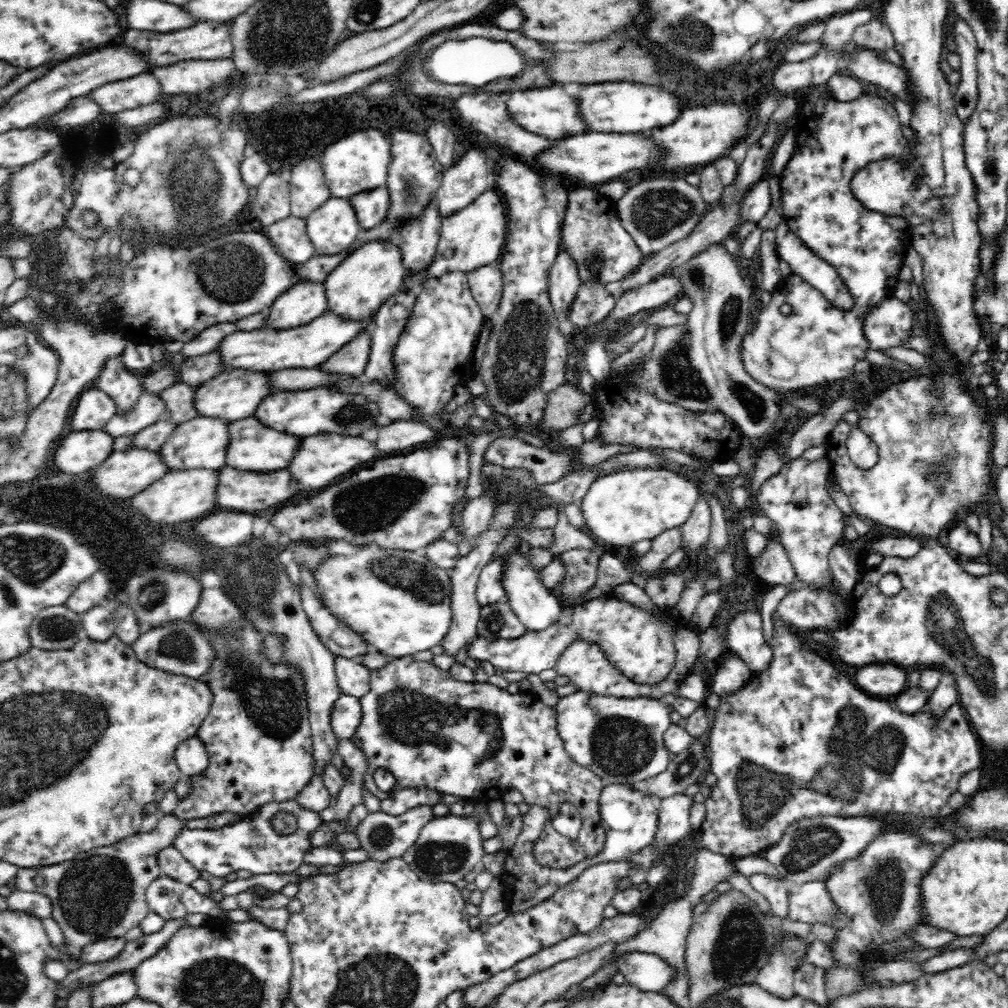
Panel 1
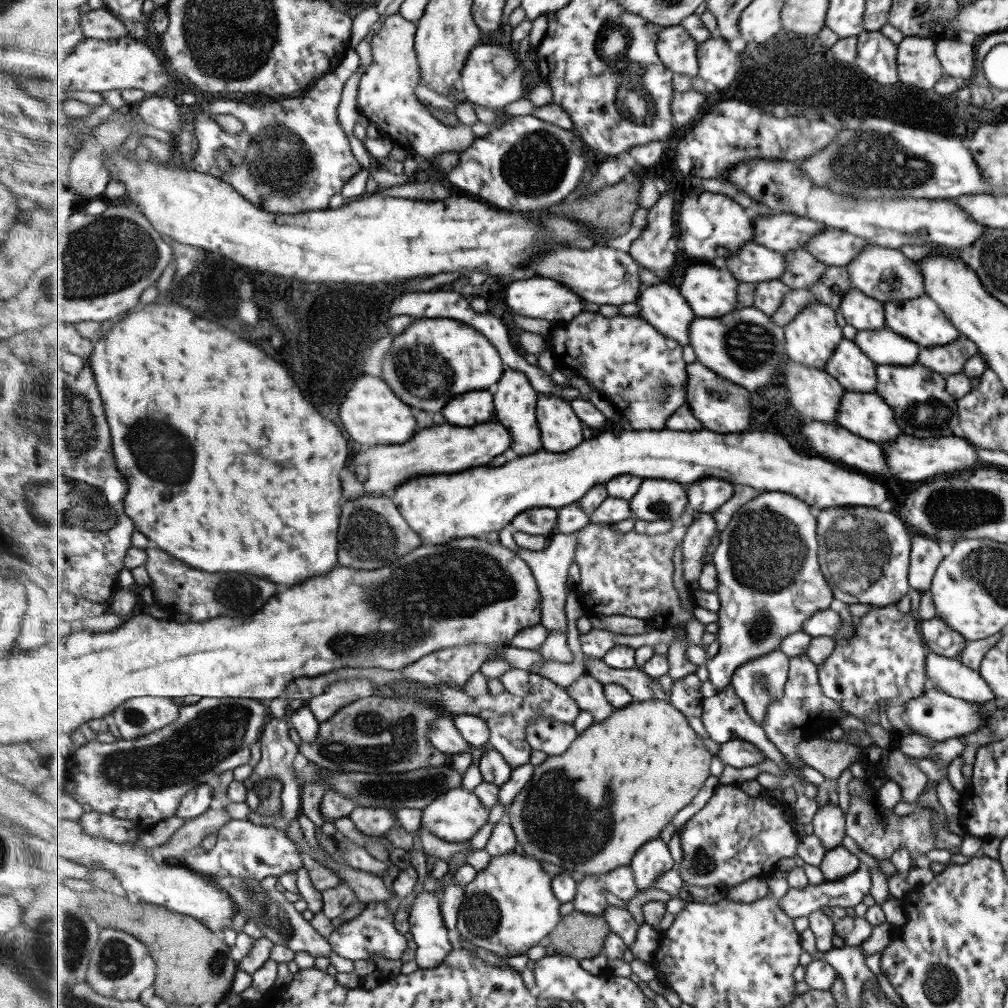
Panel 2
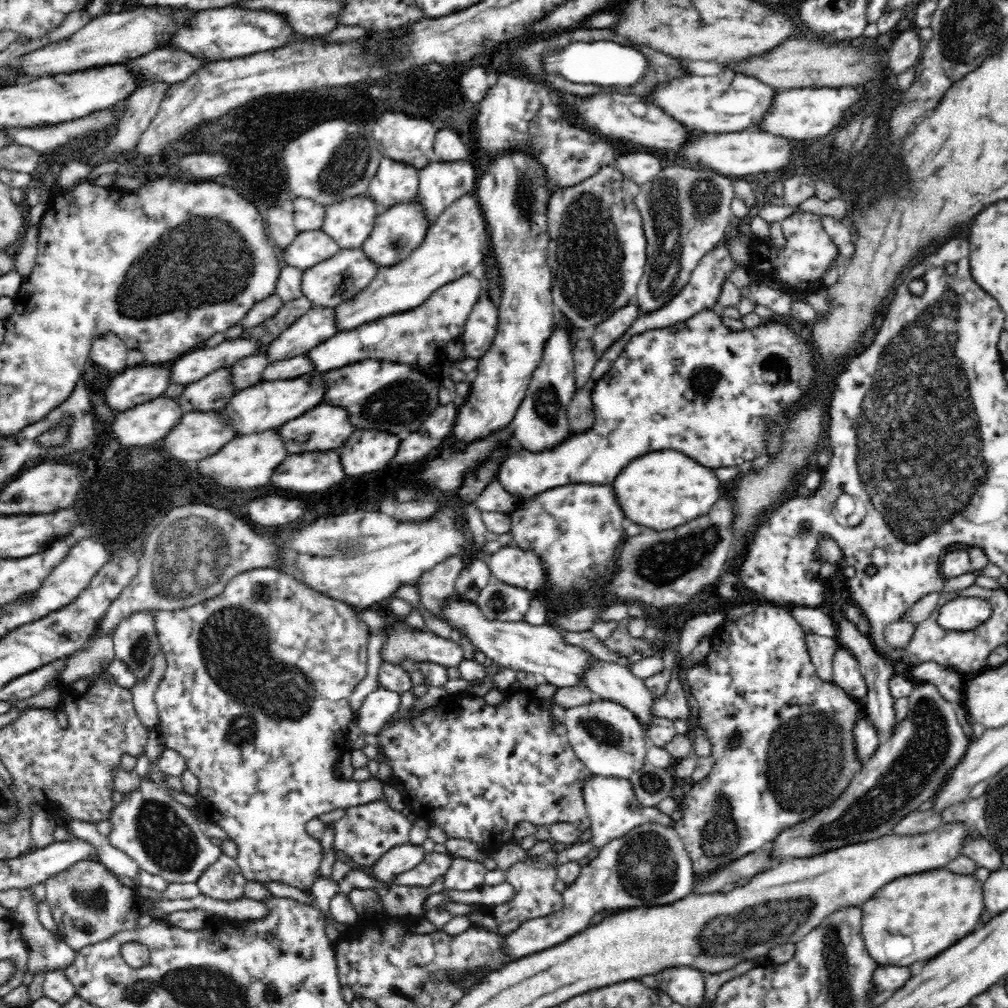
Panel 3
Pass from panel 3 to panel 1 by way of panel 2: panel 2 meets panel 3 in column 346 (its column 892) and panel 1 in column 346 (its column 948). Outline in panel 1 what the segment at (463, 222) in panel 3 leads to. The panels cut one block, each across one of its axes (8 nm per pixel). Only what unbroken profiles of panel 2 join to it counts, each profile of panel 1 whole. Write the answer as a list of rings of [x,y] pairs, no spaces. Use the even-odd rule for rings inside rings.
[[[326,313],[312,322],[286,330],[256,329],[236,331],[224,336],[214,353],[220,355],[222,372],[240,371],[272,372],[285,368],[320,368],[344,344],[354,340],[366,329],[367,322],[348,321]]]

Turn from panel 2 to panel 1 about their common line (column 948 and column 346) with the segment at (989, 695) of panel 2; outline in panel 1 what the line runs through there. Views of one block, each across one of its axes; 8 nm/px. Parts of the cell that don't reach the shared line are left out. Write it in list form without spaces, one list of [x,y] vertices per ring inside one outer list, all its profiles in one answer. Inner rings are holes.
[[[335,657],[335,673],[337,686],[342,695],[360,698],[369,691],[369,668],[358,660]]]

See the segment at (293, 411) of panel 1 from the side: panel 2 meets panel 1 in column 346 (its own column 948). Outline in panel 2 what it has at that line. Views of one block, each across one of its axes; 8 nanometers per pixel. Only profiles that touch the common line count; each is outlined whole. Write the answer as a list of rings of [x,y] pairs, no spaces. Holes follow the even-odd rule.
[[[915,362],[911,366],[878,365],[874,392],[886,402],[901,433],[915,438],[951,436],[957,432],[956,399],[947,394],[944,376]]]

